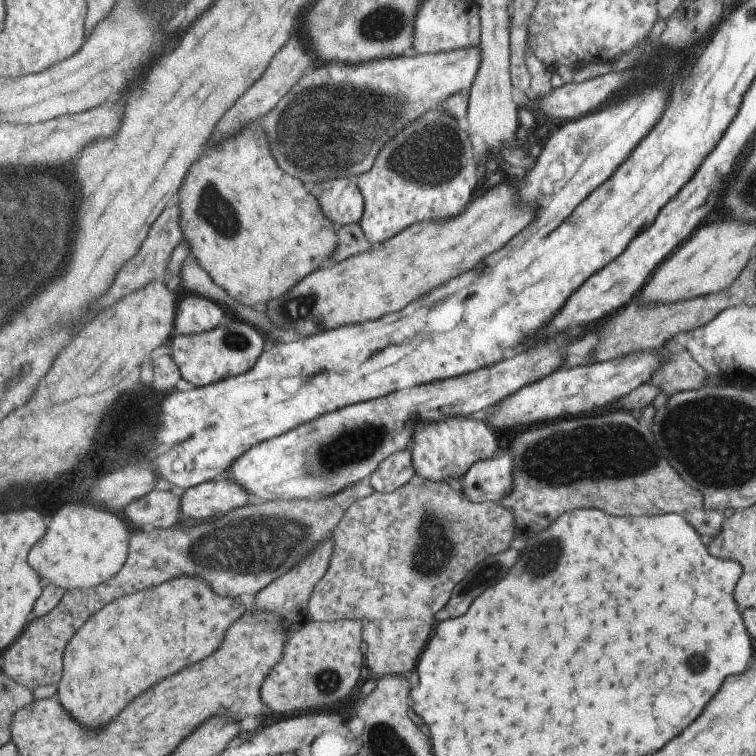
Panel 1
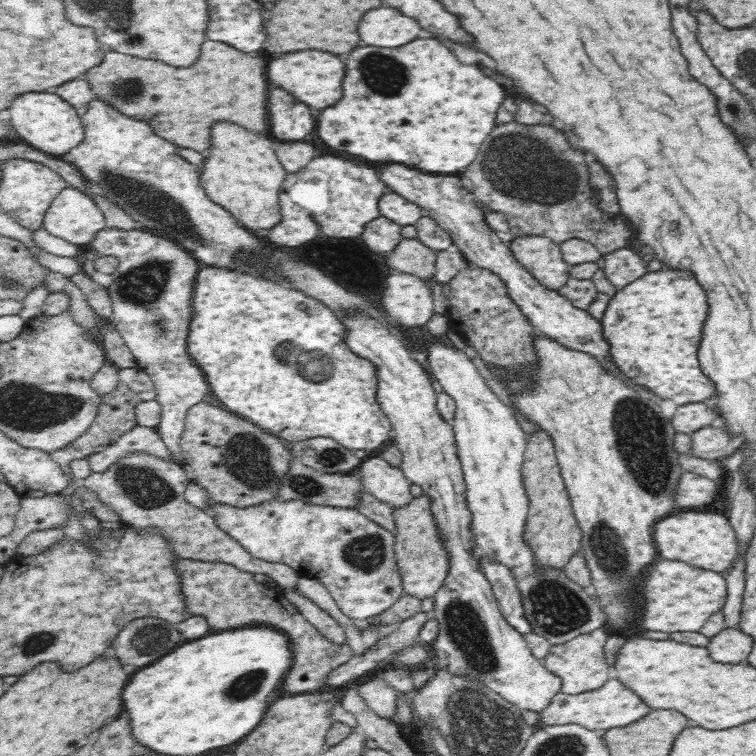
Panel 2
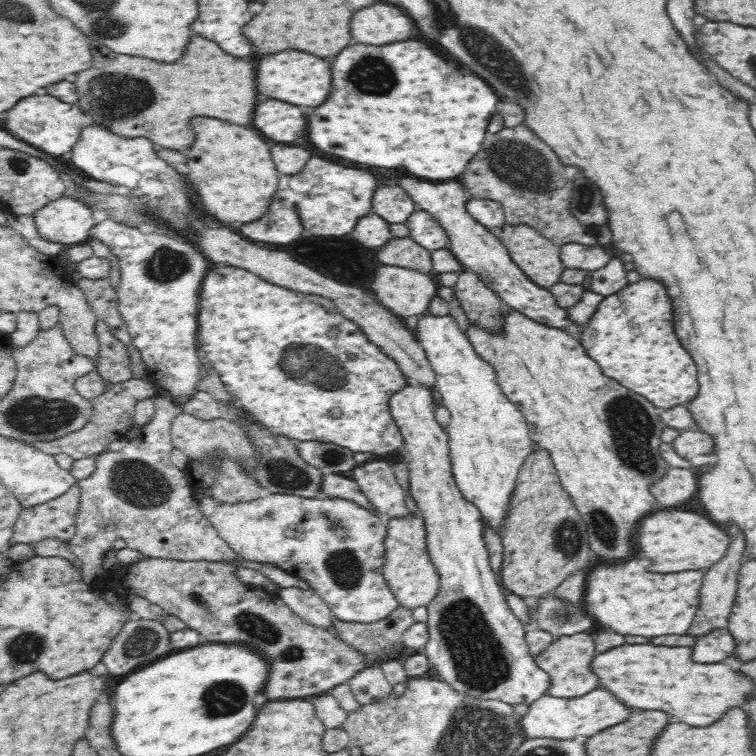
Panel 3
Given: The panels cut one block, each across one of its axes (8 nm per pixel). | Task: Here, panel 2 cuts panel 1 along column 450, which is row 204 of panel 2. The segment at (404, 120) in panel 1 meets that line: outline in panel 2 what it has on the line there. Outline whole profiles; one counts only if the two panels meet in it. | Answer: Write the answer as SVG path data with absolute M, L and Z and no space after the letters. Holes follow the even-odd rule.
M64 188L52 202L44 228L76 246L92 244L106 230L106 216L92 196L80 188Z

